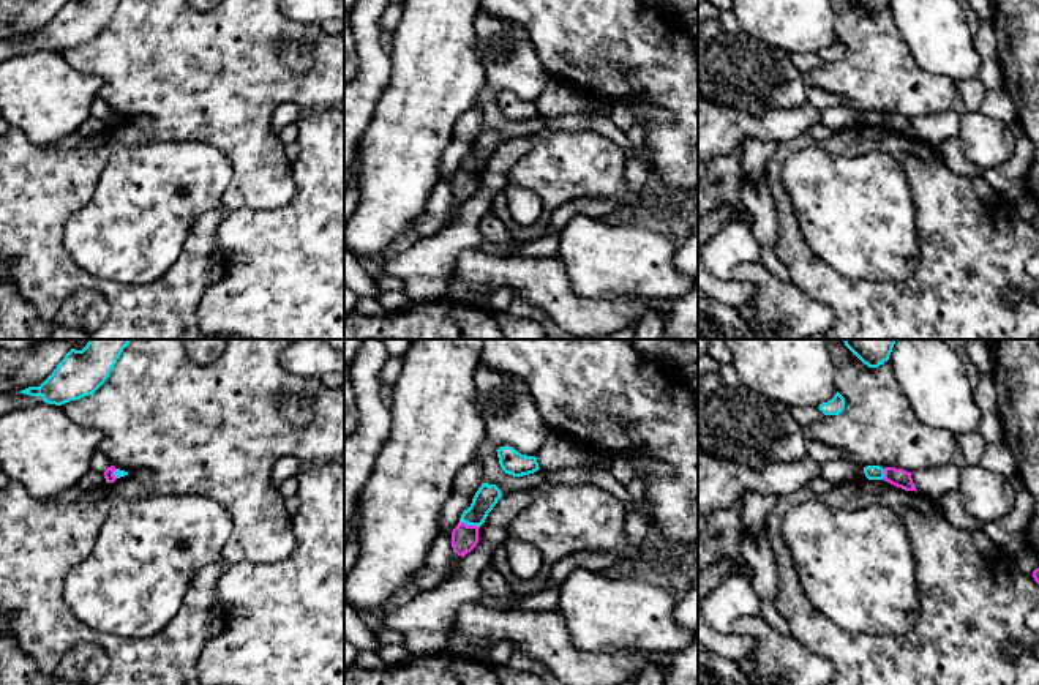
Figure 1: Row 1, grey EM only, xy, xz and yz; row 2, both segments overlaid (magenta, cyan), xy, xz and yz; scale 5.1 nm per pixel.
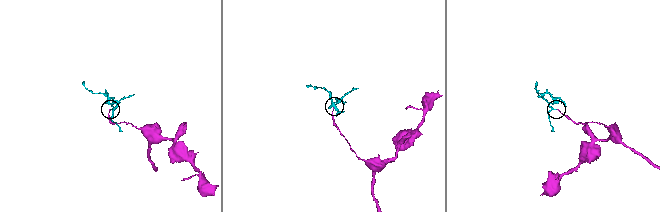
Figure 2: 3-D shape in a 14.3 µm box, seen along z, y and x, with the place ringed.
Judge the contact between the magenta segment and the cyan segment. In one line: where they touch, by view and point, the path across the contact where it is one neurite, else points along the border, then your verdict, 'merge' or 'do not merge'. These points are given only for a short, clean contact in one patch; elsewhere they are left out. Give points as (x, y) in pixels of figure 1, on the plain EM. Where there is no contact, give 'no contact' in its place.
contact xz (469, 172); border xz (460, 168), (479, 174); do not merge

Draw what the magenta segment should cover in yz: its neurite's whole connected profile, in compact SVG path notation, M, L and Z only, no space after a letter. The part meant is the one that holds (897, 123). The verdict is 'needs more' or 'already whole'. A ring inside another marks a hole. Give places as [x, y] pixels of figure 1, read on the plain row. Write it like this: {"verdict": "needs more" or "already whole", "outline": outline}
{"verdict": "already whole", "outline": "M884 114L884 128L897 133L897 134L902 134L905 137L916 137L916 133L913 129L913 125L911 125L911 118L906 118L903 115L895 115L895 114Z"}

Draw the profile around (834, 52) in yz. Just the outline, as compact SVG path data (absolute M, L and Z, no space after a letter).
M837 38L832 46L818 54L824 62L838 62L845 55L845 44Z

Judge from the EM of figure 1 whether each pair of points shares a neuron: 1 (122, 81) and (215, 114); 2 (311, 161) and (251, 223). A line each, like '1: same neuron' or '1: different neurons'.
1: same neuron
2: same neuron

